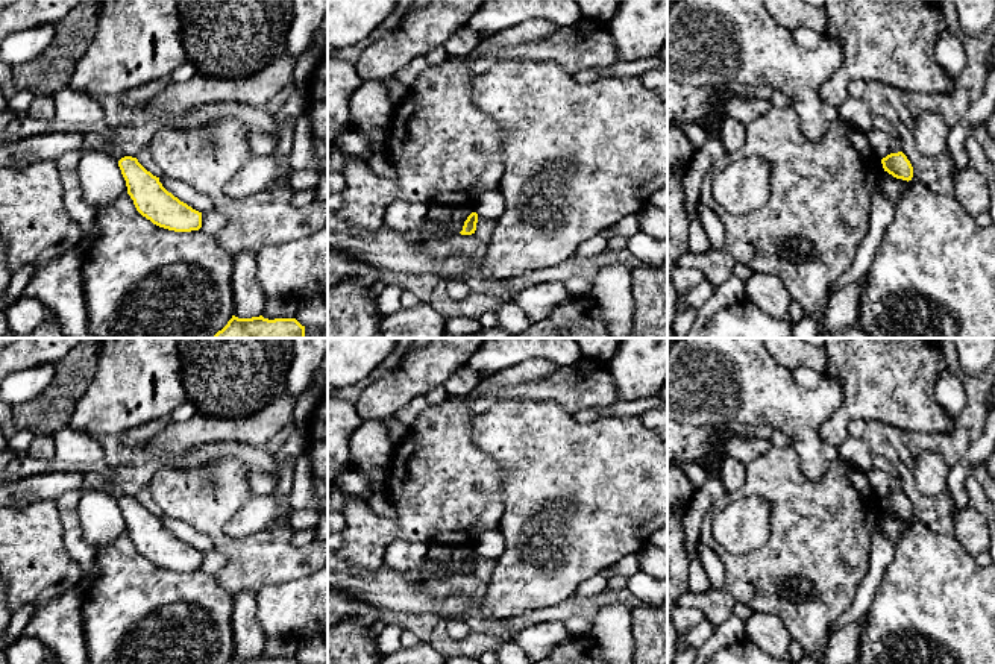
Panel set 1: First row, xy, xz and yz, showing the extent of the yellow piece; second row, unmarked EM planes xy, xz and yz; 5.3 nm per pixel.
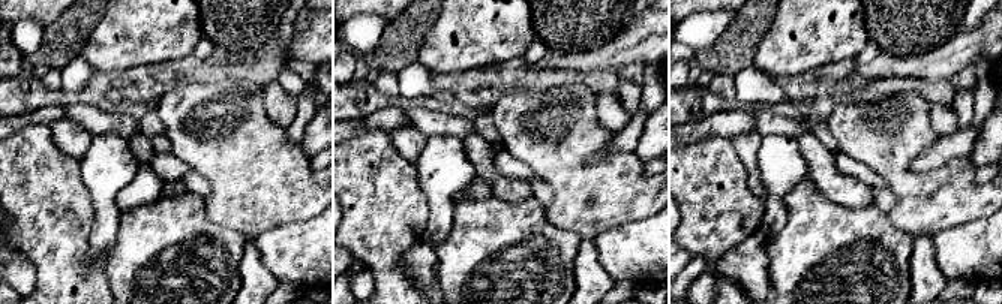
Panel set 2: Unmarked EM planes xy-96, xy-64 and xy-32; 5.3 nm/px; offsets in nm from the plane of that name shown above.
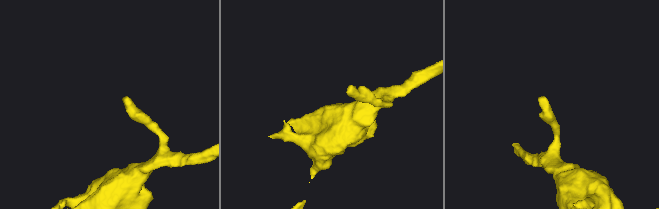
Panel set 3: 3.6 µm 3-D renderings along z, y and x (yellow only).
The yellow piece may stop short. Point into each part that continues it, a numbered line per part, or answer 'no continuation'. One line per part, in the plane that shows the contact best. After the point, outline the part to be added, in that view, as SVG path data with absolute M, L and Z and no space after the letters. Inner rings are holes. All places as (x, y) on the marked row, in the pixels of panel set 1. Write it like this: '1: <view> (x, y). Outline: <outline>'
no continuation

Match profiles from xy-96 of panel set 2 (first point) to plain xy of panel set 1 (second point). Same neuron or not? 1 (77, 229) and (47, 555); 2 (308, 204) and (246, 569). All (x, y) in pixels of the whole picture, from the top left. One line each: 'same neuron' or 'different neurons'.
1: same neuron
2: same neuron

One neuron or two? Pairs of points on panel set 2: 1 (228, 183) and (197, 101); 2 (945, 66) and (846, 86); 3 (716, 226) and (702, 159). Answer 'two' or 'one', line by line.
1: one
2: one
3: one

